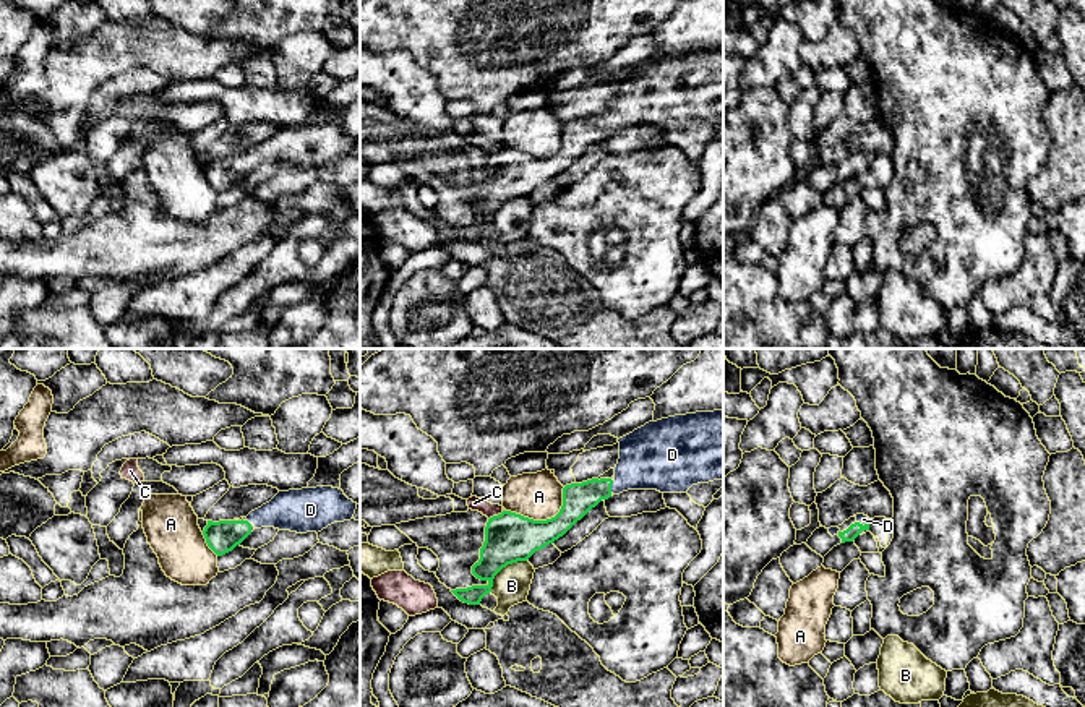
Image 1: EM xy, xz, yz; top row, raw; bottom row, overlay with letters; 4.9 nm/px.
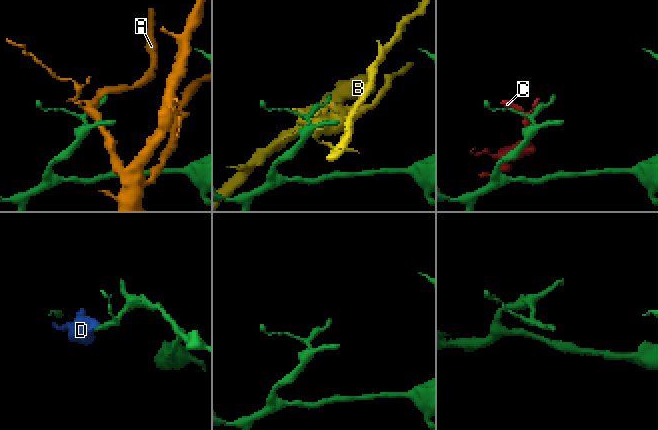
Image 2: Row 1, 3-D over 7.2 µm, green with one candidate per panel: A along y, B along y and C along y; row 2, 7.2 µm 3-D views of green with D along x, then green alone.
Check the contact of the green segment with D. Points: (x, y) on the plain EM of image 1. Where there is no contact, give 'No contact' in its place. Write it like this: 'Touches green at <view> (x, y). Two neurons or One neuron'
Touches green at xz (610, 124). One neuron

